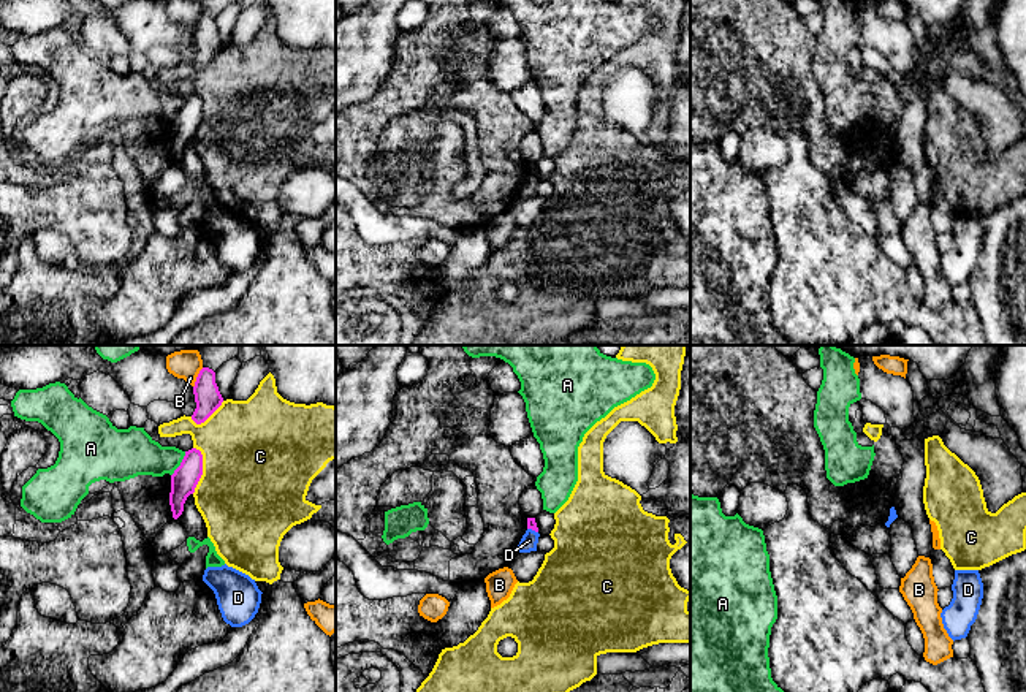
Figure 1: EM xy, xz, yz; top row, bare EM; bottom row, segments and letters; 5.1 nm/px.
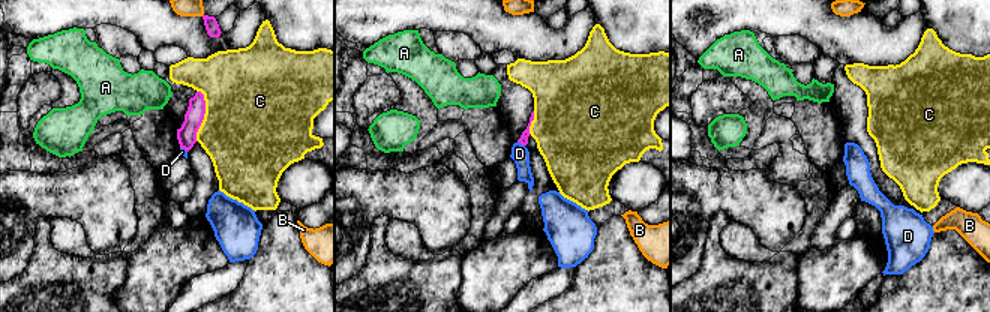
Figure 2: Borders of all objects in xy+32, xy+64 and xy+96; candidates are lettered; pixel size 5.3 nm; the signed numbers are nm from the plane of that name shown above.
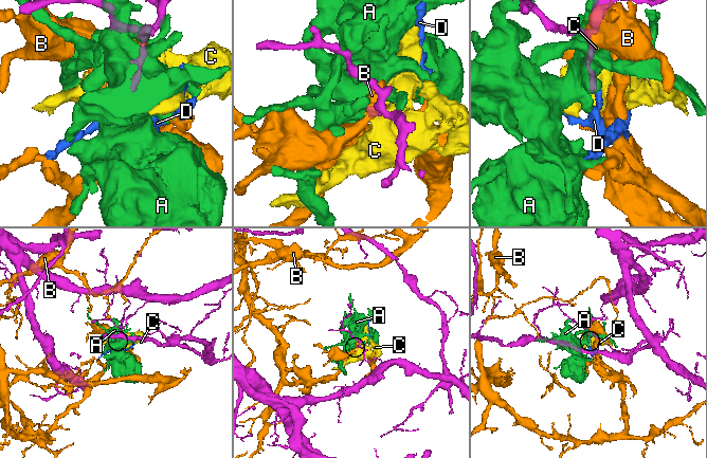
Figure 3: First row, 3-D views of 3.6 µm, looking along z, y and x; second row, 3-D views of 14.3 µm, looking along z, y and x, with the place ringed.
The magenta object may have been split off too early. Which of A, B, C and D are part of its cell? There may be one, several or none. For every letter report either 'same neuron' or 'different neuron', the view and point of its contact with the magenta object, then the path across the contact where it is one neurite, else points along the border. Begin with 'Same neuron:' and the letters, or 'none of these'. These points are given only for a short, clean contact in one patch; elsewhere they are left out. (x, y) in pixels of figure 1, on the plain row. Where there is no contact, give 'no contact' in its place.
Same neuron: none of these
A: different neuron | xy (181, 110)
B: different neuron | xy (197, 22) | along xy (203, 13), (193, 32)
C: different neuron | xy (201, 116)
D: different neuron | xz (532, 174) | along xz (528, 173), (537, 178)

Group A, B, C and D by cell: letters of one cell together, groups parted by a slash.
A / B / C / D

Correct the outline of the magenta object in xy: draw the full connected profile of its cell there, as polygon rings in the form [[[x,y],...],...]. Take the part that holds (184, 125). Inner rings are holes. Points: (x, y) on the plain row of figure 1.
[[[192,93],[185,97],[180,111],[171,120],[169,150],[173,163],[177,165],[184,157],[184,149],[203,120],[203,100],[200,95]]]

